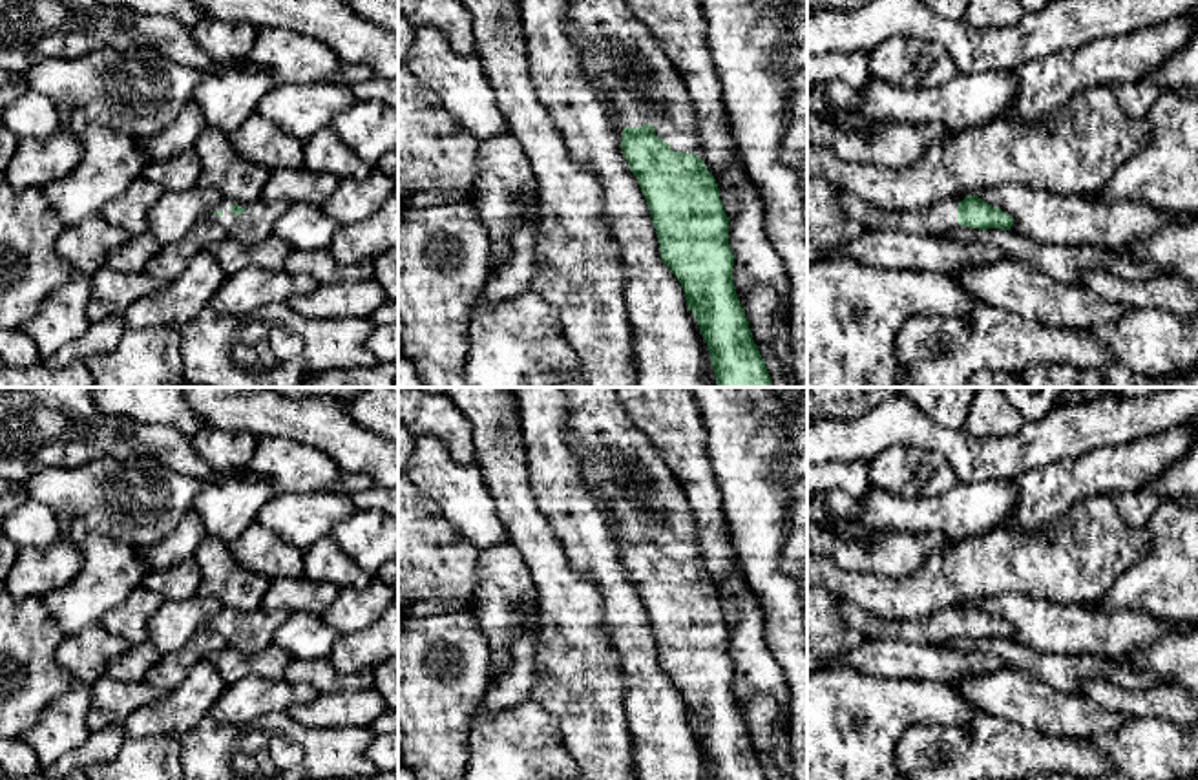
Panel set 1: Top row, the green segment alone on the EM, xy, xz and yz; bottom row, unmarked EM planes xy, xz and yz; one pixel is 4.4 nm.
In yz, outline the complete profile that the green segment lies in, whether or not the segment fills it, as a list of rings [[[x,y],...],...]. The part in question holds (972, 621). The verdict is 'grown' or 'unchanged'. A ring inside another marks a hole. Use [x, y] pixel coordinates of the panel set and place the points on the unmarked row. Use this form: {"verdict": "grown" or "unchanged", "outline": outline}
{"verdict": "grown", "outline": [[[840,599],[844,621],[860,632],[866,639],[904,639],[909,643],[941,643],[946,645],[955,634],[968,638],[1001,638],[1010,639],[1014,628],[1001,617],[966,605],[959,614],[942,610],[926,619],[891,621],[864,612],[858,605]]]}

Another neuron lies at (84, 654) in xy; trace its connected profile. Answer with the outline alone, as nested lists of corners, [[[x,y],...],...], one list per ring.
[[[97,623],[64,638],[57,647],[55,659],[75,680],[93,685],[106,676],[108,661],[124,654],[130,647],[126,639]]]

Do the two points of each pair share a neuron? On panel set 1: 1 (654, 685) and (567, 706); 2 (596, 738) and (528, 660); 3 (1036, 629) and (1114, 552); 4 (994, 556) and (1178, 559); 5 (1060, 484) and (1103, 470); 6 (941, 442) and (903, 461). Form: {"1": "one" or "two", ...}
{"1": "two", "2": "two", "3": "two", "4": "two", "5": "one", "6": "two"}

